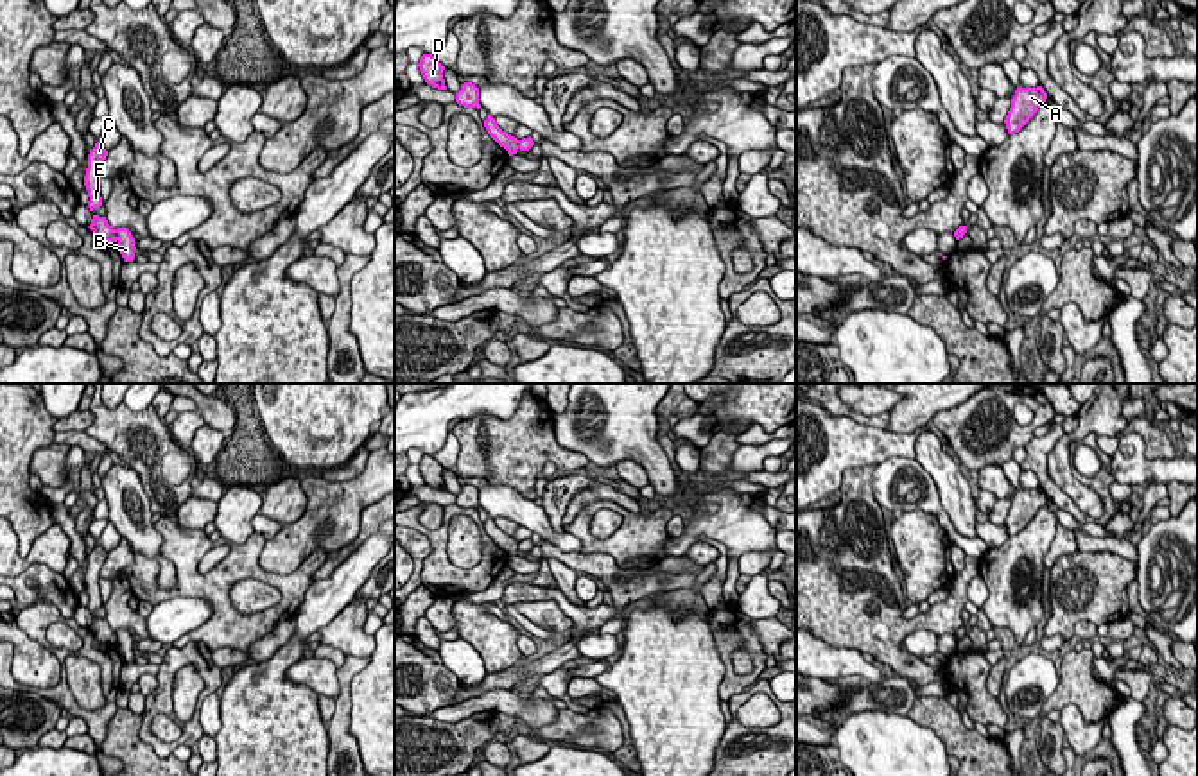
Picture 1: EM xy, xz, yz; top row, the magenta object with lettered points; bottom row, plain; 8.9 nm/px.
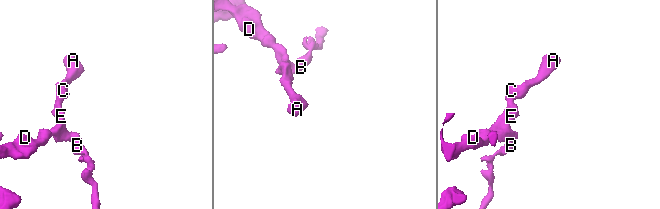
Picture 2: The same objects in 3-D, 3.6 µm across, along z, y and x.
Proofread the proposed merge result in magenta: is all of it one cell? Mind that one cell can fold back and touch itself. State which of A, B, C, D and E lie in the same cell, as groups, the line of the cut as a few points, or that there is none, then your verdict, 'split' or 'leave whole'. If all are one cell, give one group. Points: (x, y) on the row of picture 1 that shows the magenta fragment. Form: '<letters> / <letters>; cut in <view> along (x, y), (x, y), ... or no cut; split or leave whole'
A C D E / B; cut in xy along (113, 230), (117, 239); split

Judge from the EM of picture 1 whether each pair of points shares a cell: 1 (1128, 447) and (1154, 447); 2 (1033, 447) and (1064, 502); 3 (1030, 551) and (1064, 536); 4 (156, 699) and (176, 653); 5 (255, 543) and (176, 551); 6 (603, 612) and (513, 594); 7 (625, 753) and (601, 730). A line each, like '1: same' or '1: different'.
1: different
2: same
3: different
4: same
5: same
6: same
7: different

